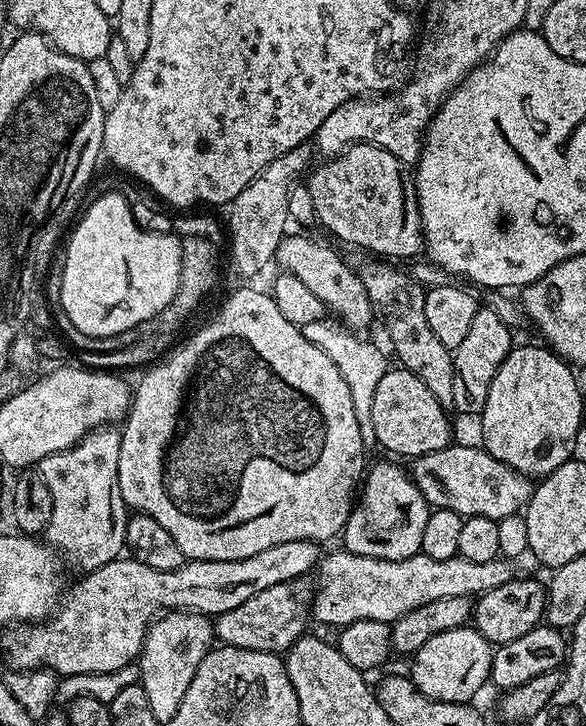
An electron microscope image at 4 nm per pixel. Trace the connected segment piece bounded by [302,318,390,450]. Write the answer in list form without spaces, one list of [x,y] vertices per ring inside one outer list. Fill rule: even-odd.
[[[330,318],[306,322],[302,325],[302,331],[306,342],[314,342],[334,366],[338,366],[338,374],[342,374],[342,379],[346,381],[346,386],[350,389],[350,398],[354,401],[354,418],[358,418],[358,430],[362,434],[362,442],[365,449],[372,450],[377,447],[376,435],[374,434],[374,393],[378,390],[378,382],[390,371],[390,363],[384,357],[384,352],[380,348],[375,348],[372,344],[367,344],[363,340],[363,335],[355,331],[347,330],[339,323],[334,324]]]

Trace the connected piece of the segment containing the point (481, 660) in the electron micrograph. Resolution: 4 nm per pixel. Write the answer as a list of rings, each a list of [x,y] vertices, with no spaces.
[[[475,627],[446,630],[442,634],[434,634],[434,638],[430,638],[430,642],[422,645],[411,657],[410,678],[416,689],[426,694],[426,698],[438,702],[467,704],[475,701],[474,698],[484,683],[489,683],[493,651],[493,645],[486,638],[482,638],[482,634]]]

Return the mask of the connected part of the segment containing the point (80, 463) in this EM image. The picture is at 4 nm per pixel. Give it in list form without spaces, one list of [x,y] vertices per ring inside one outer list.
[[[116,426],[95,428],[94,431],[86,433],[74,446],[42,458],[38,465],[38,470],[43,474],[46,486],[54,498],[54,510],[50,514],[50,522],[46,529],[47,543],[57,553],[68,552],[69,558],[80,570],[101,568],[106,566],[106,562],[121,559],[126,548],[124,539],[130,509],[124,503],[122,490],[118,490],[120,434],[121,429]]]

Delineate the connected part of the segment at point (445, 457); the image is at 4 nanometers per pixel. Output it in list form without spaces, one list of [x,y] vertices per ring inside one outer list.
[[[453,442],[442,450],[434,450],[430,454],[415,457],[411,464],[410,475],[412,481],[416,483],[428,505],[433,509],[454,510],[462,517],[481,516],[497,522],[504,522],[507,516],[512,516],[515,512],[517,515],[526,507],[528,499],[532,496],[534,484],[529,477],[524,476],[521,472],[515,472],[510,466],[506,466],[506,462],[498,462],[498,458],[494,458],[480,446],[471,448],[468,444]]]

